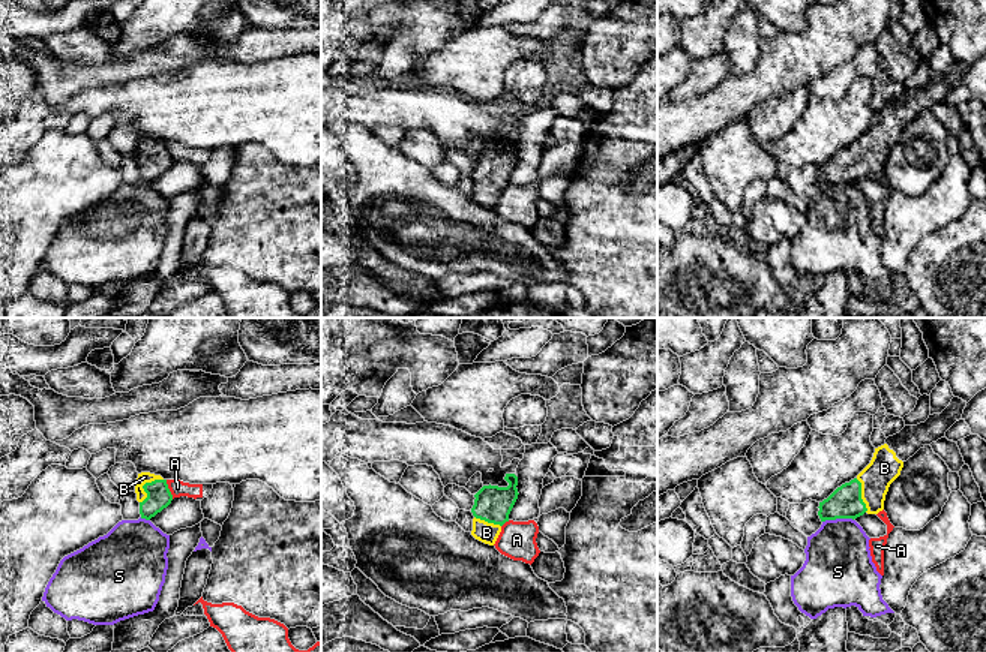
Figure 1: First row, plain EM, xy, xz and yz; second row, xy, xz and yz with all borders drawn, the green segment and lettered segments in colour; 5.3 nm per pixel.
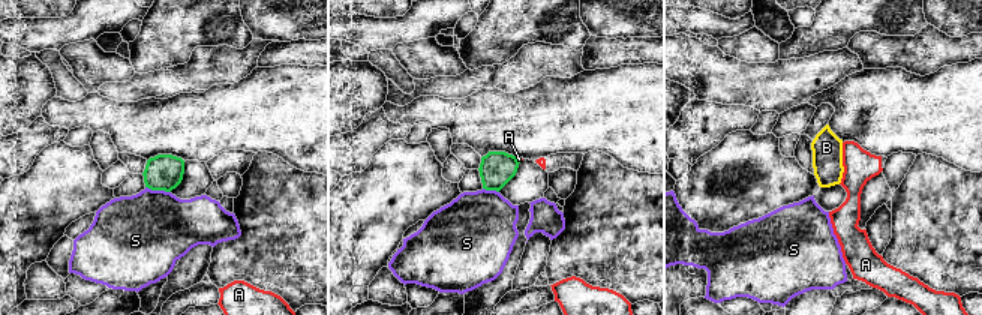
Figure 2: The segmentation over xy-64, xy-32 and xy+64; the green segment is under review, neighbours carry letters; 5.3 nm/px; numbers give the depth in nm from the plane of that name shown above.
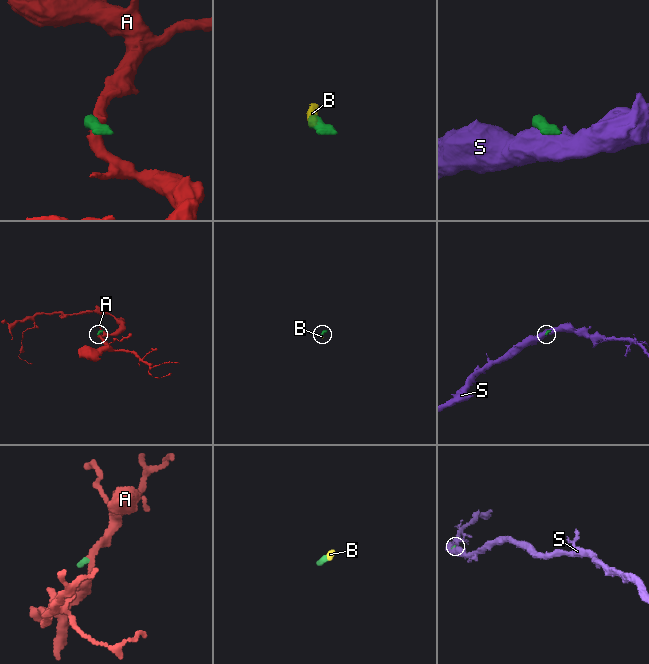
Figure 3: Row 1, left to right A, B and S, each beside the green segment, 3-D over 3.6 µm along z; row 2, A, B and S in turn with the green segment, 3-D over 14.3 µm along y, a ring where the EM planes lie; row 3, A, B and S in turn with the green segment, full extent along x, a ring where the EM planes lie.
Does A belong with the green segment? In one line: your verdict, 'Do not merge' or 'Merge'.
Do not merge

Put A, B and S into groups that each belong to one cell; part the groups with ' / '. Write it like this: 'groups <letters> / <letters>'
groups A / B / S

